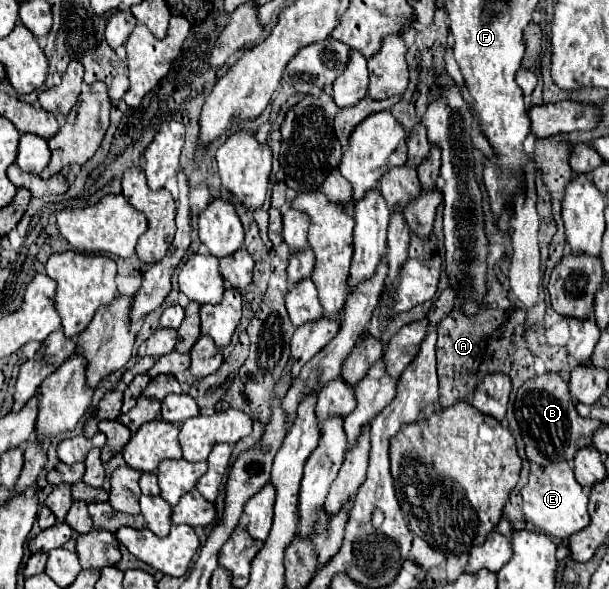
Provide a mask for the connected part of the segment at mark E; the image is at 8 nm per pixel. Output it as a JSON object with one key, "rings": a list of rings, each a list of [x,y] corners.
{"rings":[[[557,462],[551,466],[531,466],[529,472],[529,482],[525,488],[521,488],[521,498],[523,498],[523,512],[525,516],[543,532],[567,540],[571,534],[577,530],[583,530],[585,524],[589,524],[589,512],[587,512],[587,502],[589,496],[585,494],[583,486],[573,476],[573,468],[569,462]]]}

